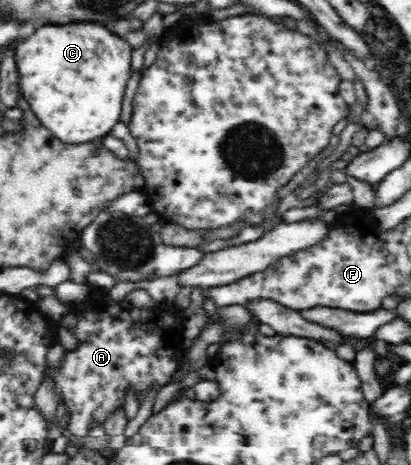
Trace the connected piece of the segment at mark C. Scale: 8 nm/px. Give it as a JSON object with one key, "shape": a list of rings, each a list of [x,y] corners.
{"shape":[[[69,24],[69,26],[43,26],[39,28],[31,38],[19,42],[17,46],[17,66],[19,66],[19,80],[18,86],[20,88],[20,94],[25,102],[29,104],[31,112],[40,120],[43,128],[47,128],[53,132],[54,136],[65,144],[82,144],[85,141],[99,141],[105,138],[105,136],[111,134],[115,124],[119,122],[119,116],[121,116],[121,102],[123,102],[123,95],[125,94],[125,88],[127,88],[127,81],[131,76],[131,60],[132,60],[132,46],[125,42],[123,38],[119,38],[119,35],[115,35],[110,30],[109,26],[99,24]]]}

